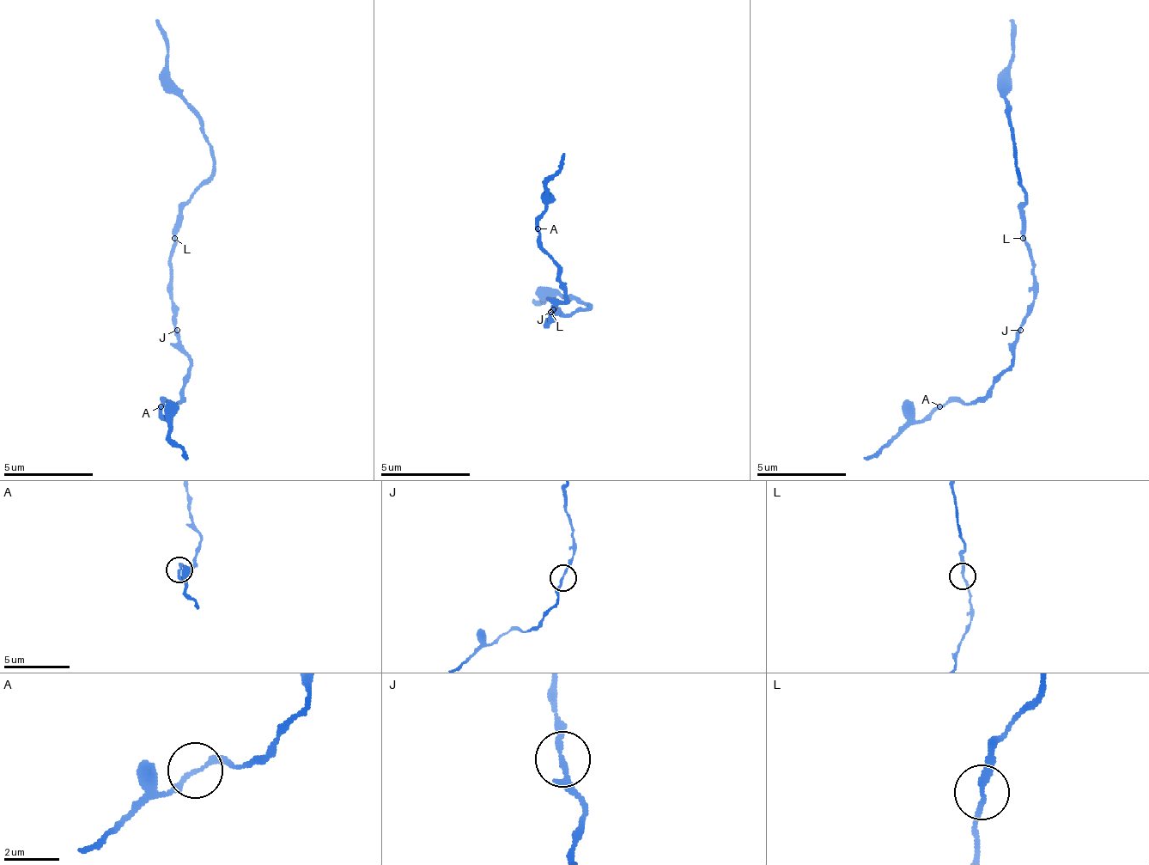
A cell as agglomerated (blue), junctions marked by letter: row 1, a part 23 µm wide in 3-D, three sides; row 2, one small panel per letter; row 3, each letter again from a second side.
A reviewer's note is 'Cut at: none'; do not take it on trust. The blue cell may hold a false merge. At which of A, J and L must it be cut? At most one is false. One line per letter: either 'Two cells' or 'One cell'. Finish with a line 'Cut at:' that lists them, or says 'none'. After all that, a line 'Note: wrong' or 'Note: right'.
A: One cell
J: One cell
L: One cell
Cut at: none
Note: right

